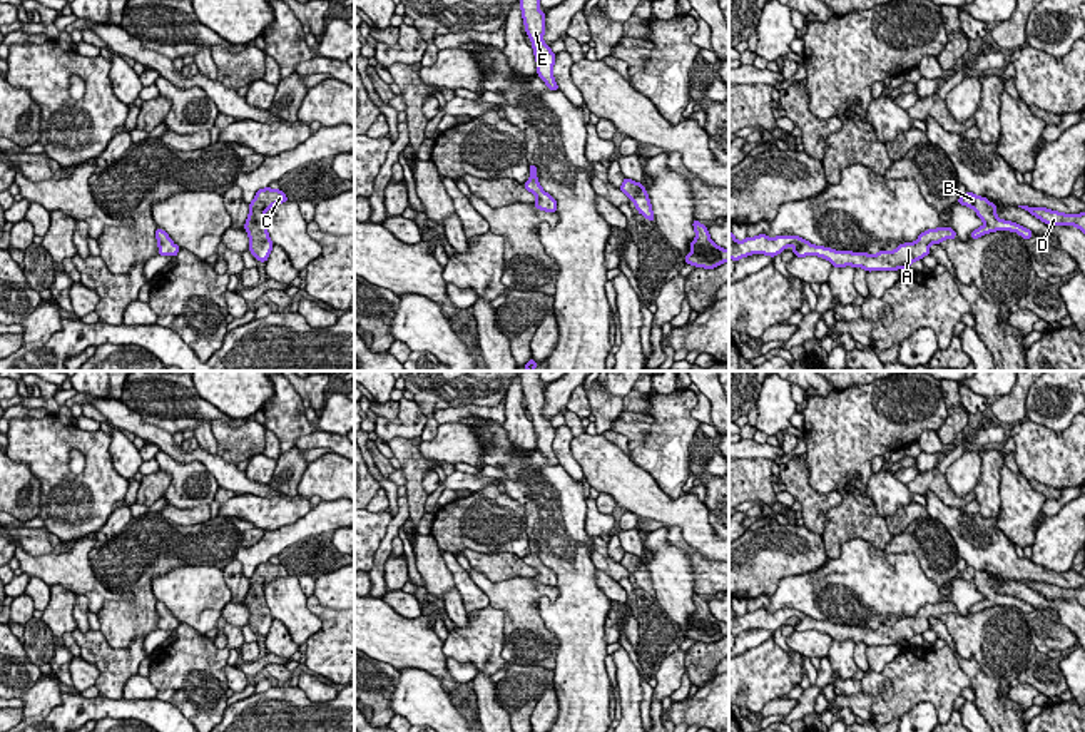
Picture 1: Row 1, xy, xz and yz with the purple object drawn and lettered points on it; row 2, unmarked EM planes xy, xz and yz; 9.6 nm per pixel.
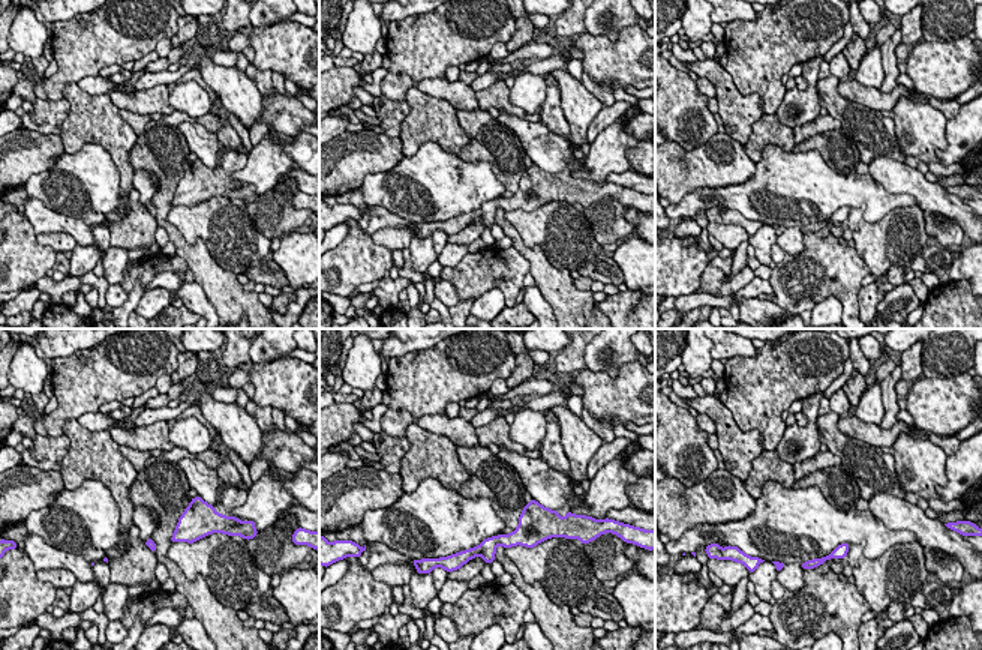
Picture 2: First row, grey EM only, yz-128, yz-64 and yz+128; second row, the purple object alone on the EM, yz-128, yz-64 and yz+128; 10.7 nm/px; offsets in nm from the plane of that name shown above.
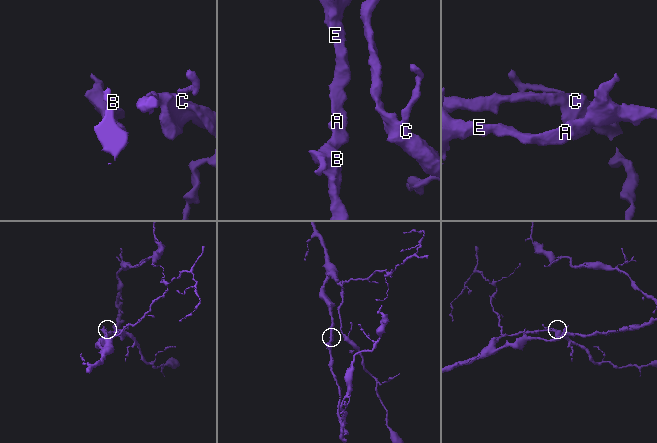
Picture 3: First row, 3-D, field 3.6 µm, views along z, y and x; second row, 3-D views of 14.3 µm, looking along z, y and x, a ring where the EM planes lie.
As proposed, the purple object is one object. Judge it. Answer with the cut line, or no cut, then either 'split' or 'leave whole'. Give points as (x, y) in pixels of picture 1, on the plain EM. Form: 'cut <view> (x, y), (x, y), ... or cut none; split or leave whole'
cut none; leave whole

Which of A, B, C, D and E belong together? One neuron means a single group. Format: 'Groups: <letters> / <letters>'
Groups: A B C D E

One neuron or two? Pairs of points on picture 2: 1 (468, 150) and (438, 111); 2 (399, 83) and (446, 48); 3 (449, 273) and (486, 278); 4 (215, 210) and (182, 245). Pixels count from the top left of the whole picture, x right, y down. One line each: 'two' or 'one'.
1: two
2: one
3: one
4: two

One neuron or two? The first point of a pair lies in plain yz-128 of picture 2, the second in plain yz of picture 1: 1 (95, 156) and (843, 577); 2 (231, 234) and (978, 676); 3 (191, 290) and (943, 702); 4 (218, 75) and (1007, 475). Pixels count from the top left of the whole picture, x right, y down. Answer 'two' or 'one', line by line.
1: one
2: two
3: two
4: one

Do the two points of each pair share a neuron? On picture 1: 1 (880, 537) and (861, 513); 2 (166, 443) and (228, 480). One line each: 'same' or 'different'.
1: same
2: same

